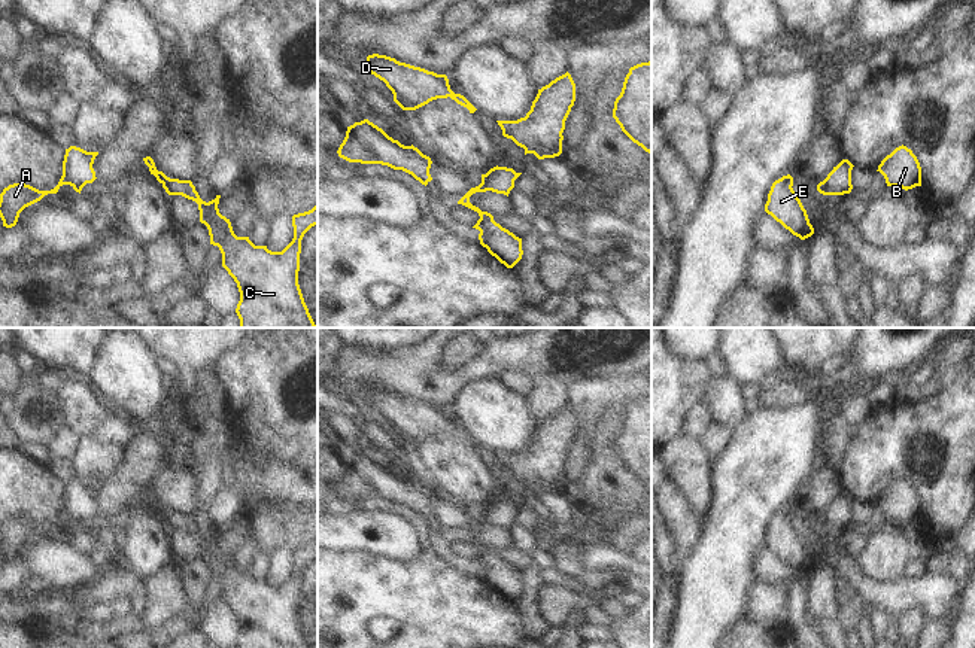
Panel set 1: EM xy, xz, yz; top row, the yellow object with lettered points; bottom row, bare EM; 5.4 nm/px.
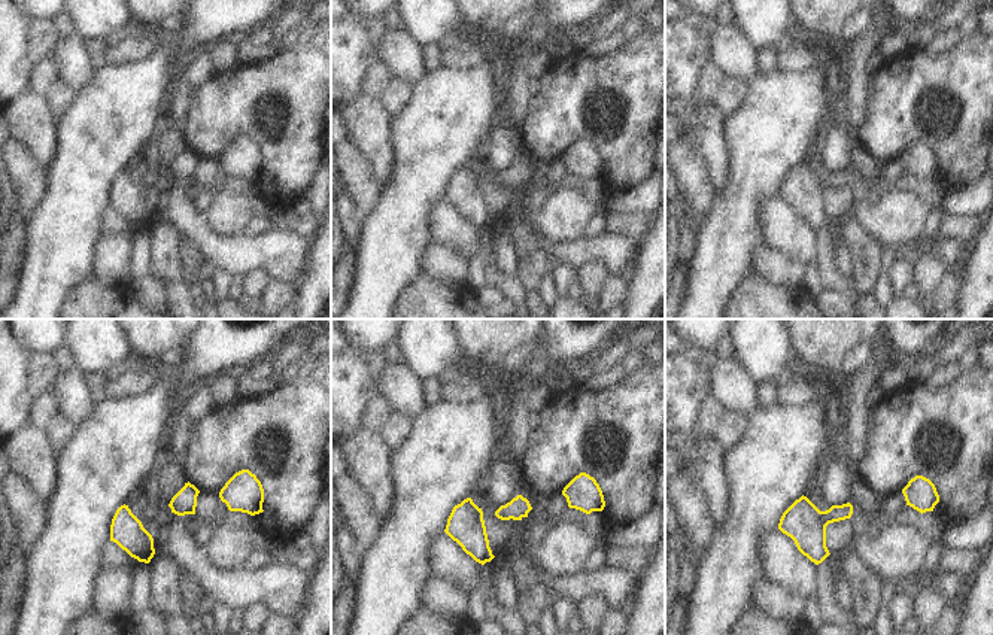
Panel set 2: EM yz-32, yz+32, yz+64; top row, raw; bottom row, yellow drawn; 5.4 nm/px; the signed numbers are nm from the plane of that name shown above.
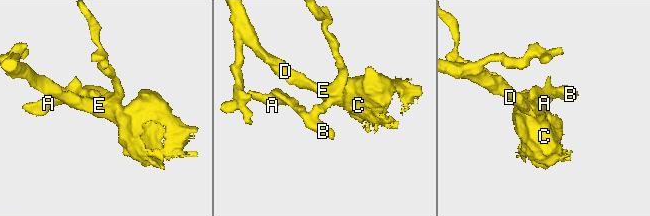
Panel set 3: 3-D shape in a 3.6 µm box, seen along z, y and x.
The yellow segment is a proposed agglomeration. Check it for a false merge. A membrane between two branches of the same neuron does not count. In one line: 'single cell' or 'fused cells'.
single cell

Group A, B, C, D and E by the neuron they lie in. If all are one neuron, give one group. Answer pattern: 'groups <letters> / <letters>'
groups A B C D E

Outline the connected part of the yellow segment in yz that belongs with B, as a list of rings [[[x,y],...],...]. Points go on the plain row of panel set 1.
[[[903,478],[887,489],[877,505],[884,509],[887,520],[896,520],[905,524],[921,520],[920,496],[912,484]]]

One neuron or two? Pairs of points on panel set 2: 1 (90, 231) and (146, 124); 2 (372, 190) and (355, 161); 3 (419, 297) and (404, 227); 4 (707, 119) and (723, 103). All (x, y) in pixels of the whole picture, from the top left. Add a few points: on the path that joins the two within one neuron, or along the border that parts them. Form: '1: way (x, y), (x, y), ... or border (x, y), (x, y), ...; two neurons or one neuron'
1: way (90, 204), (90, 179), (120, 149); one neuron
2: way (364, 182), (355, 169); one neuron
3: border (422, 272), (404, 288), (395, 303); two neurons
4: border (711, 102), (725, 117); two neurons

